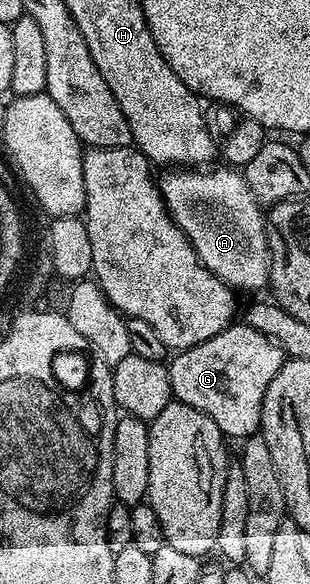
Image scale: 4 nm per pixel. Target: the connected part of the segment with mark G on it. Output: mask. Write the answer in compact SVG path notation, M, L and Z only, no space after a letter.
M233 323L214 335L214 339L181 349L171 358L168 374L172 395L175 400L214 419L225 438L250 437L260 428L266 387L270 387L270 379L278 375L285 360L284 350L262 335L262 331L254 331L254 327L243 323Z

